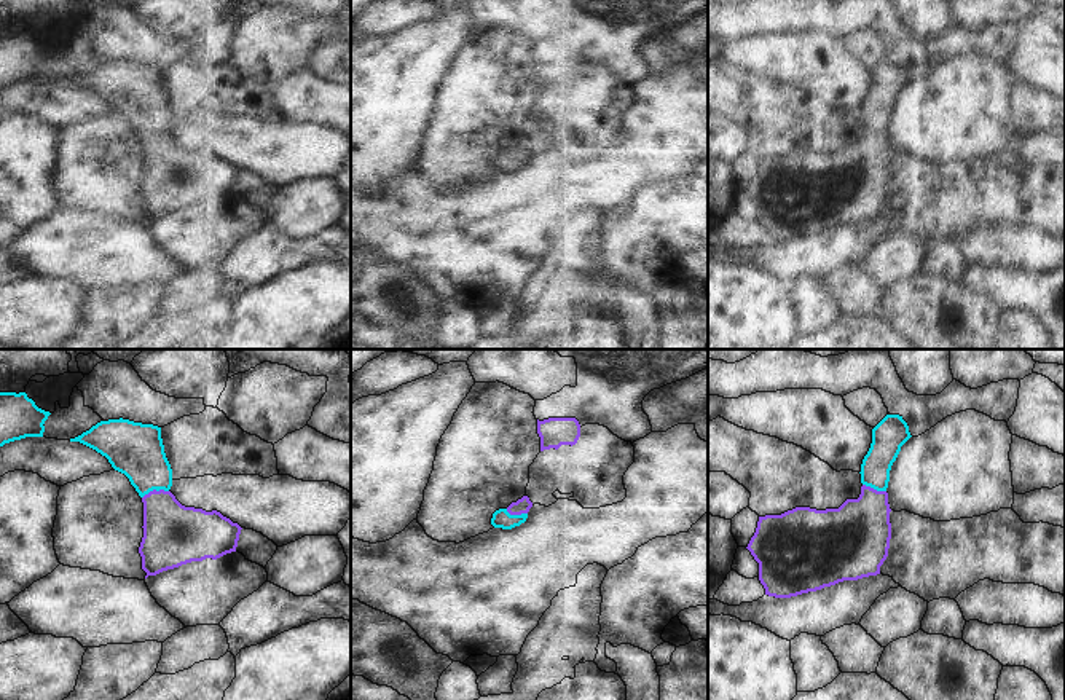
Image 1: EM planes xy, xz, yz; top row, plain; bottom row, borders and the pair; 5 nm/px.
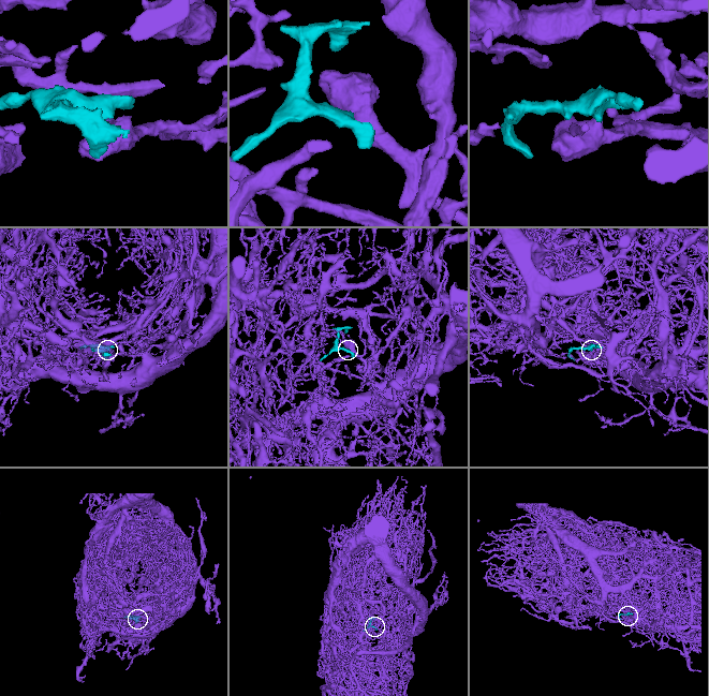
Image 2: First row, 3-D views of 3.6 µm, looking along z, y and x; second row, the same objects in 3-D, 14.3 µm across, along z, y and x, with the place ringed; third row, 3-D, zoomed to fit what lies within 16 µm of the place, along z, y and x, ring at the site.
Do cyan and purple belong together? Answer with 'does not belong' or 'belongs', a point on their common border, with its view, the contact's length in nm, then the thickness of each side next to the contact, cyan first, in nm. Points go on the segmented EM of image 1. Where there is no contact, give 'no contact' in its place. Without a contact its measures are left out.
belongs | xy (155, 488) | 140 nm | 280/300 nm

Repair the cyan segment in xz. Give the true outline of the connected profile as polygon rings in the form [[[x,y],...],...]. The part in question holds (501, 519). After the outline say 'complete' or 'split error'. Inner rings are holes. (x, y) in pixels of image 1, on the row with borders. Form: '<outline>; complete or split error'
[[[523,496],[517,502],[512,502],[507,509],[499,509],[493,513],[491,525],[494,528],[512,529],[526,521],[528,512],[532,502],[528,496]]]; split error

